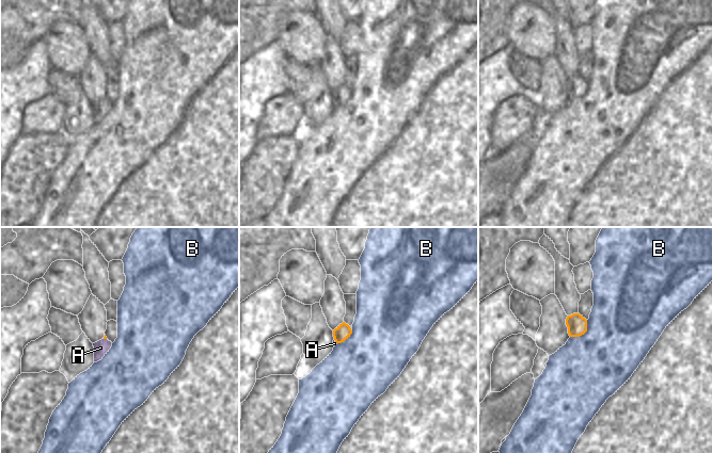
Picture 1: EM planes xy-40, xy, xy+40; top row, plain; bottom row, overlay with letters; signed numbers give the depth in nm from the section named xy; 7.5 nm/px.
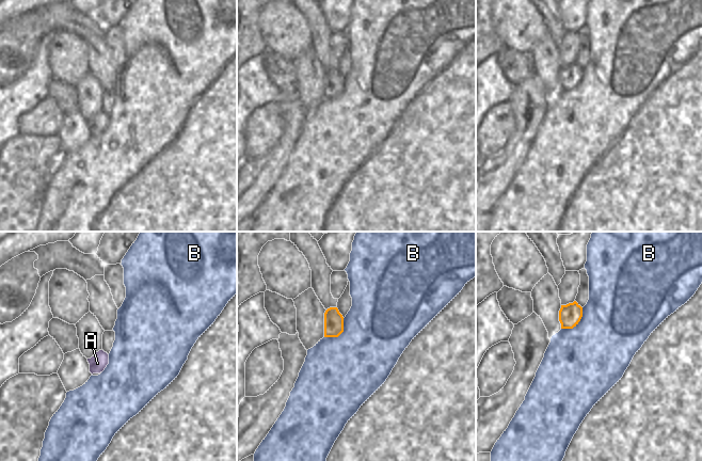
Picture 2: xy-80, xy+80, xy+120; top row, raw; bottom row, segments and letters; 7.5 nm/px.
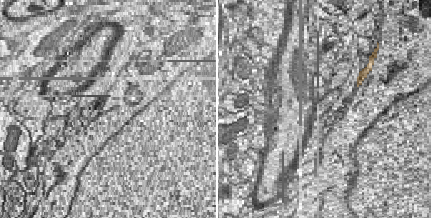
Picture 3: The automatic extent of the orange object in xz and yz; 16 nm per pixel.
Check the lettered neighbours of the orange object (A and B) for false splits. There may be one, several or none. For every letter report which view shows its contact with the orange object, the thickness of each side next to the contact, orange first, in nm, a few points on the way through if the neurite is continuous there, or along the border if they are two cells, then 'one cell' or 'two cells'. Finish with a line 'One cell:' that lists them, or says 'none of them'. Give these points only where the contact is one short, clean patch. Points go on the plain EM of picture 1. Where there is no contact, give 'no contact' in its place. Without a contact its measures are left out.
A: xy | 110/30 nm | across xy (343, 93), (335, 102), (334, 104) | one cell
B: xy+40 | 150/500 nm | two cells
One cell: A

